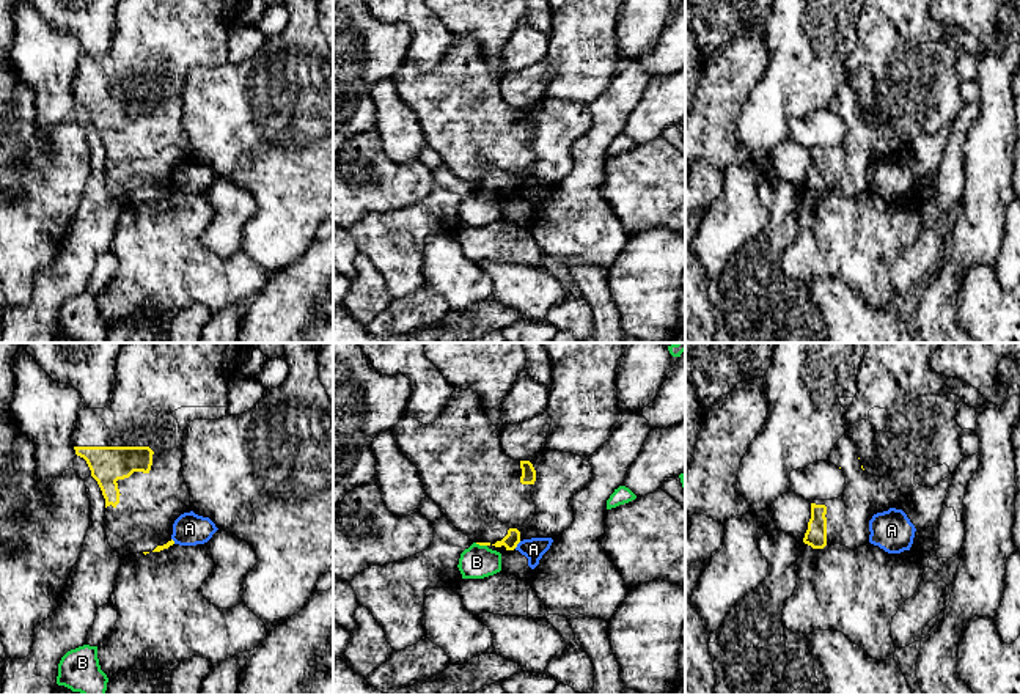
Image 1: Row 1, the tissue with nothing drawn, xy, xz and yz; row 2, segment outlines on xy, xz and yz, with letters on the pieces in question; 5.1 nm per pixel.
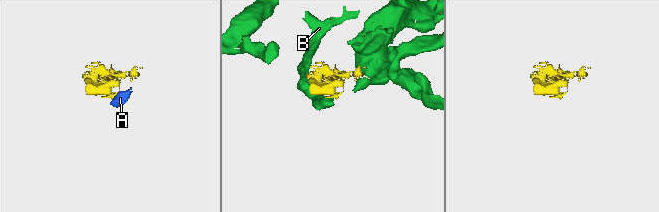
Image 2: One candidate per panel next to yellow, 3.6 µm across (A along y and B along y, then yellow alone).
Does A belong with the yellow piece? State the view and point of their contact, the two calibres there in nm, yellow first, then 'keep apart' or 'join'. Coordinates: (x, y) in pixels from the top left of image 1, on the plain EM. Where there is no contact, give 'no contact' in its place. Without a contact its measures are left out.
contact xz (517, 191); calibres 80 and 110 nm; keep apart

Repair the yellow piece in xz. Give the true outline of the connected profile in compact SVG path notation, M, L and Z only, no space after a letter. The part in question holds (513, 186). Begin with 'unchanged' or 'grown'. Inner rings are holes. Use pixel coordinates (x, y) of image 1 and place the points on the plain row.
grown; M454 36L432 72L402 63L391 79L401 101L418 116L426 143L459 179L473 190L503 201L520 190L519 175L536 164L531 137L536 118L530 108L514 108L501 96L501 75L489 68L473 38Z

